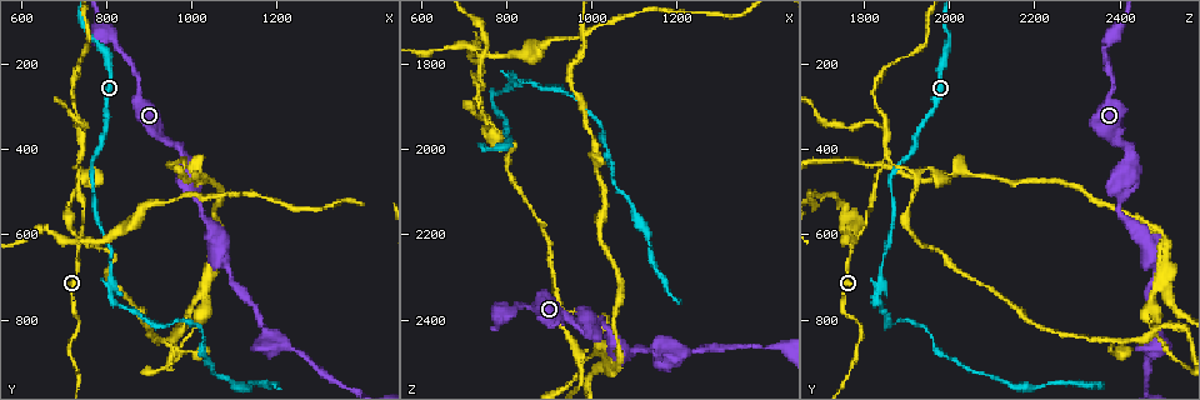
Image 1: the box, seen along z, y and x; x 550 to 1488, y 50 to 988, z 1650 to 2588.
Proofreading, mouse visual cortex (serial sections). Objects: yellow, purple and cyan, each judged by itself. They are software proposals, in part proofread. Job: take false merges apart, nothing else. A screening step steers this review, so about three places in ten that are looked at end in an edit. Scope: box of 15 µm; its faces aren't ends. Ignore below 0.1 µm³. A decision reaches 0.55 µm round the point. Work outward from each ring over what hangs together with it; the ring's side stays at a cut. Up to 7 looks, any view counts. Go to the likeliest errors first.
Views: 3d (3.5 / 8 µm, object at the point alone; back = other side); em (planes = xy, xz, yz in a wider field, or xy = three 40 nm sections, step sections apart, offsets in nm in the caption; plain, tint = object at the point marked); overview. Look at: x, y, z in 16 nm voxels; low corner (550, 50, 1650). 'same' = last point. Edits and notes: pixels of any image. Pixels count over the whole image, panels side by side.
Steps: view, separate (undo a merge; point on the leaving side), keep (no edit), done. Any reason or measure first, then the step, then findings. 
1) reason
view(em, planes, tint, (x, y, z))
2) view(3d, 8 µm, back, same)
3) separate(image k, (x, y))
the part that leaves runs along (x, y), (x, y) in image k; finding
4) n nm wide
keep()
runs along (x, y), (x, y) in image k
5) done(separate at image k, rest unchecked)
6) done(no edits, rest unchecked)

four-way junction
view(3d, 3.5 µm, (740, 620, 1770))

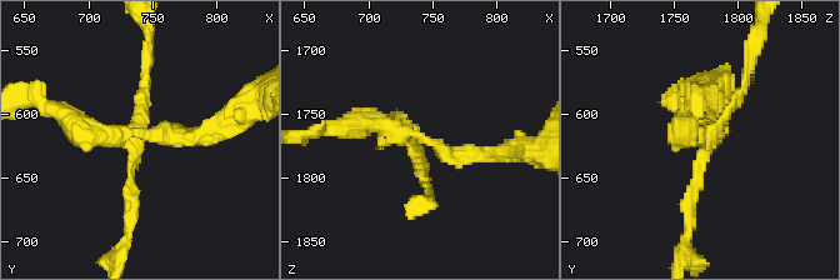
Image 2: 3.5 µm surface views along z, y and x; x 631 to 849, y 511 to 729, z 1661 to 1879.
4 arms; arms of 150, 150, 200, 300 nm
separate(image 2, (89, 123))
the part that leaves runs along (148, 138), (221, 130), (259, 99) in image 2; two cells meet here

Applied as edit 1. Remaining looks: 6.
view(overview)

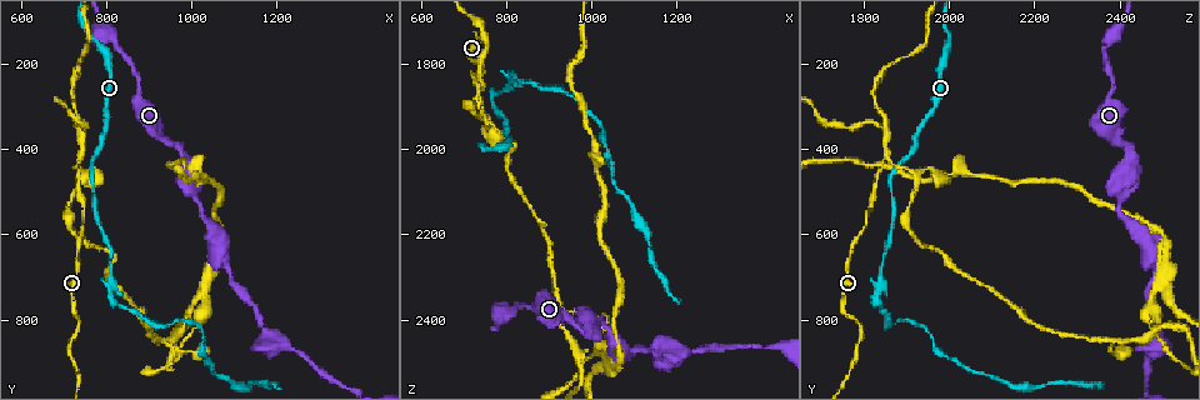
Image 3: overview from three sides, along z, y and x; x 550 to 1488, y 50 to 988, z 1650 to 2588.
a narrow waist
view(3d, 3.5 µm, (735, 425, 1855))

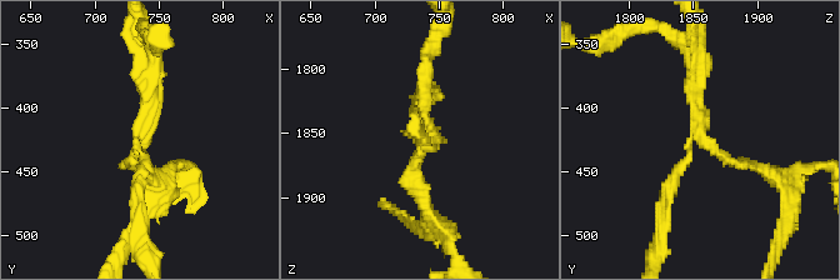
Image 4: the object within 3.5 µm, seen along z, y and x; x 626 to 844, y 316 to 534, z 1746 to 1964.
3 arms; arms of 150, 150, 250 nm; shape alone is not enough
view(em, planes, tint, (738, 420, 1854))

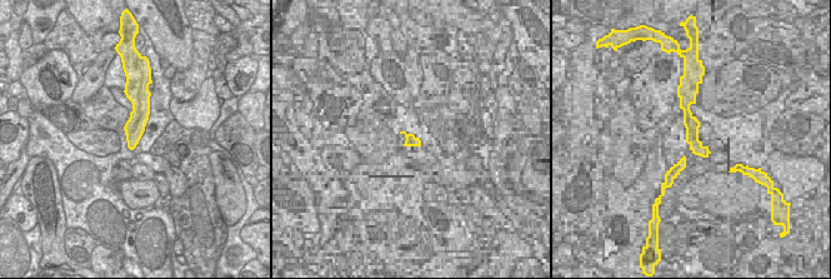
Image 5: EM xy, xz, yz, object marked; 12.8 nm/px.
separate(image 4, (131, 164))
the part that leaves runs along (695, 138), (788, 191) in image 4; a second cell is stuck on

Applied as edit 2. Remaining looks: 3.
redraw
view(overview)

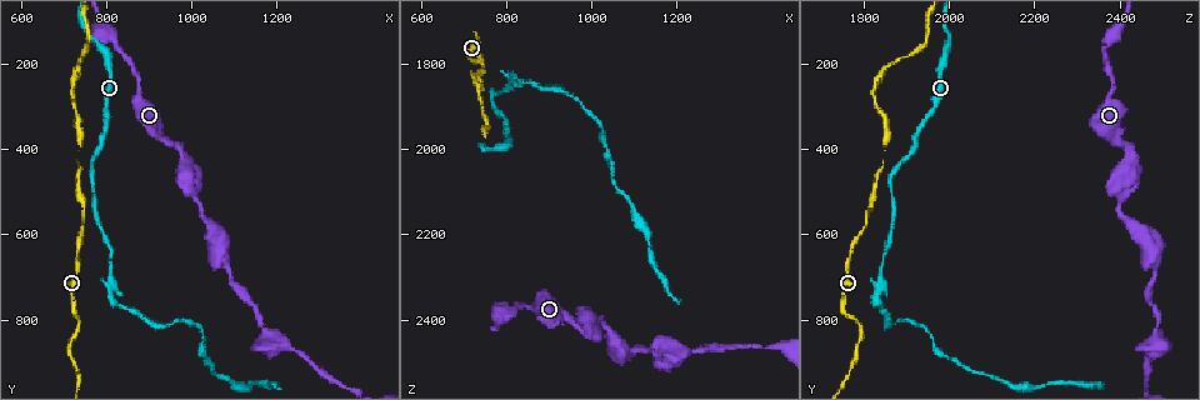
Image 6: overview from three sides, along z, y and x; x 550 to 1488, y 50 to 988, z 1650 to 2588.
thick turns thin
view(3d, 3.5 µm, (940, 370, 2395))

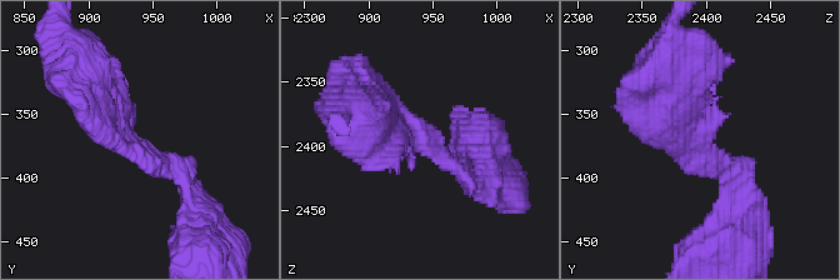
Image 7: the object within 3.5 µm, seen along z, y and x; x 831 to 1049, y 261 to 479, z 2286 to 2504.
view(em, xy, step 5, tint, (934, 374, 2394))

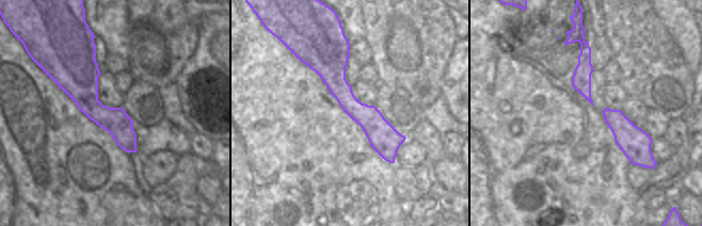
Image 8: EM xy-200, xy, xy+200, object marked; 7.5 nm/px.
keep()
runs along (341, 42), (338, 87), (392, 160) in image 8; continuous, no second cell

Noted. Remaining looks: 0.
done(separate at image 2, separate at image 4, rest unchecked)

